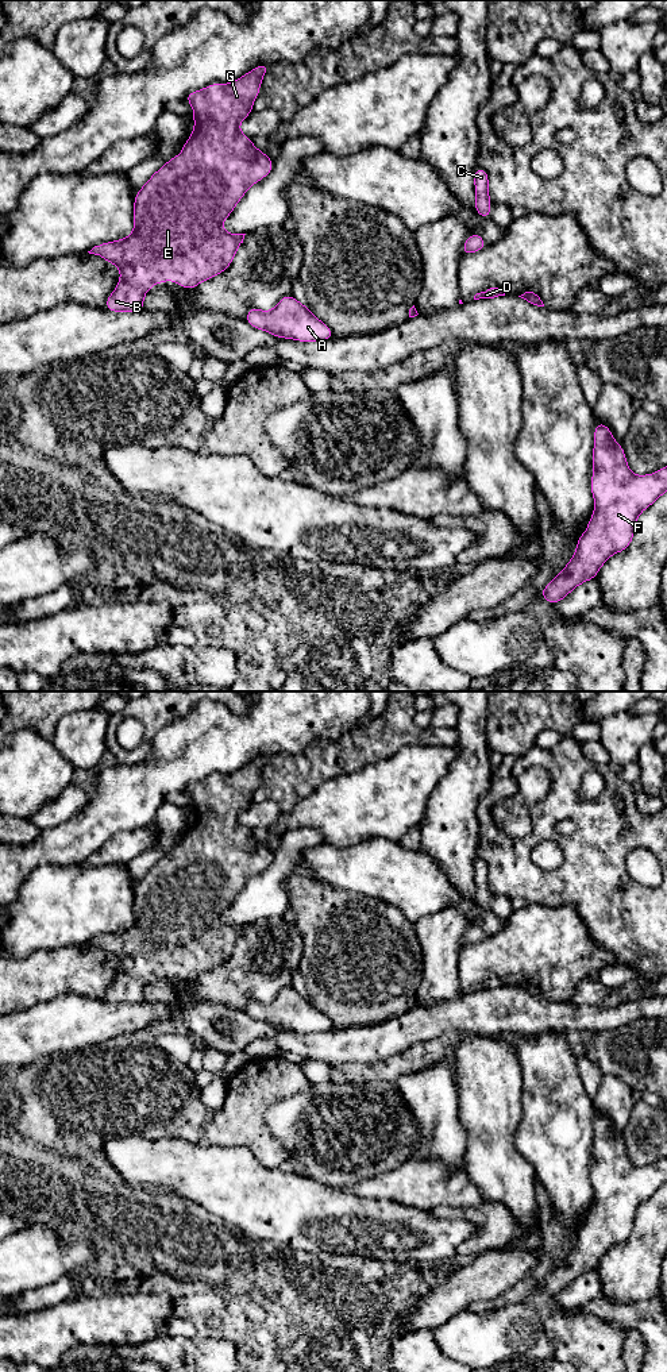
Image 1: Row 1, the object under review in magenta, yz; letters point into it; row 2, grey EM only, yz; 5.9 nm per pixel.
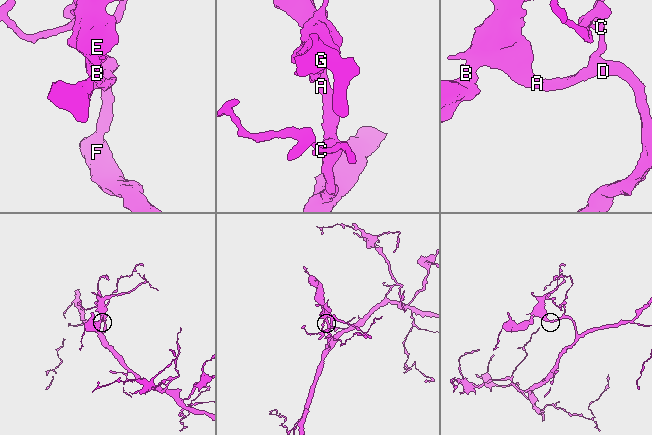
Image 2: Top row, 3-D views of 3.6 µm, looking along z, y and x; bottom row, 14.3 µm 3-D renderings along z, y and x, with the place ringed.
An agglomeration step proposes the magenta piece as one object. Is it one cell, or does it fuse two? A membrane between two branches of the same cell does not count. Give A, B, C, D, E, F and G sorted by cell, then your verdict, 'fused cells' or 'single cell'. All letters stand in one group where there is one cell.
A B C D E F G | single cell

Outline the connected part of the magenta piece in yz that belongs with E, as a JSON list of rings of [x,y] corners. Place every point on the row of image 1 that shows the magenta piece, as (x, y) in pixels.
[[[259,63],[234,82],[215,82],[184,97],[193,105],[193,132],[177,155],[135,194],[134,232],[88,251],[115,263],[122,273],[104,308],[111,312],[140,312],[144,309],[144,294],[153,285],[174,281],[192,290],[232,263],[246,234],[228,234],[221,224],[247,189],[269,176],[274,165],[270,157],[252,144],[250,136],[239,131],[240,122],[252,112],[269,69],[270,65]]]

